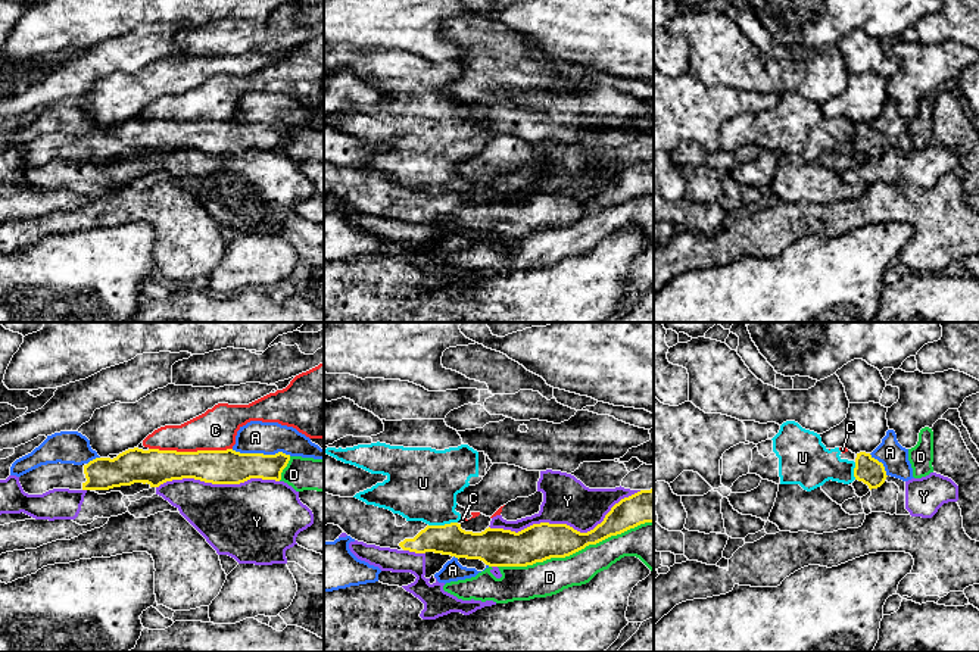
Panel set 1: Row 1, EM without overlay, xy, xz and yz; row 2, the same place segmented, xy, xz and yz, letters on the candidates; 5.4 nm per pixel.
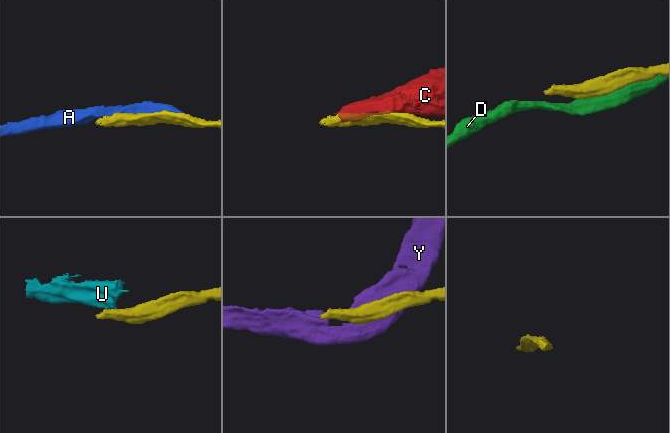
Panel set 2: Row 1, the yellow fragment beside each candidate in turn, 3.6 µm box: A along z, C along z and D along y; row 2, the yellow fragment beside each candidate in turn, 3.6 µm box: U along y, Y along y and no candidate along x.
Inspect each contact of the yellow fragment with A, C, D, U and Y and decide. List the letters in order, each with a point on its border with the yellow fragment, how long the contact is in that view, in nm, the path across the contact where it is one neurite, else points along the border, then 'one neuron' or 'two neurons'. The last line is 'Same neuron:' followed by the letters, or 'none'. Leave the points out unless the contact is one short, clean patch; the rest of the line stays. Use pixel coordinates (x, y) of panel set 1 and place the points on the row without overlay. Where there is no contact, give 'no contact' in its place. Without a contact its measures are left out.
A: meets yellow in xy at (261, 124); contact 320 nm long; two neurons
C: meets yellow in xy at (190, 122); contact 460 nm long; two neurons
D: meets yellow in xz at (574, 222); contact 900 nm long; two neurons
U: meets yellow in xz at (442, 196); contact 160 nm long; two neurons
Y: meets yellow in xz at (566, 195); contact 850 nm long; two neurons
Same neuron: none

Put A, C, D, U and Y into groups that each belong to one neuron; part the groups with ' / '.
A / C U / D / Y

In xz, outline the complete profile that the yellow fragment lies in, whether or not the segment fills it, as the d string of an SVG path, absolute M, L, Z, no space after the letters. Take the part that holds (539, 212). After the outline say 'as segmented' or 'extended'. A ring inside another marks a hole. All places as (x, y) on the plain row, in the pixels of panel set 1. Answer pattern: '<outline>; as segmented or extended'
M654 159L640 160L621 169L611 178L604 191L587 203L580 203L567 194L549 193L533 194L518 203L490 197L481 203L473 203L462 200L458 193L428 196L423 191L408 191L399 184L367 175L356 168L340 168L324 163L324 196L339 196L358 212L415 224L434 222L458 230L480 230L489 237L527 237L551 228L565 228L589 215L596 215L645 193L654 193Z; extended

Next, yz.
M860 122L855 128L854 147L867 155L872 160L880 157L888 146L882 132L874 130L870 124Z; as segmented

